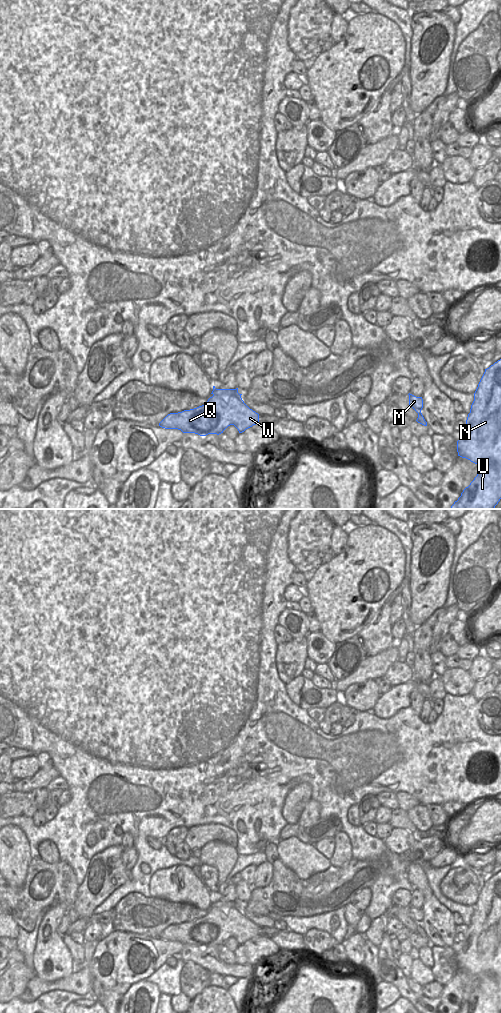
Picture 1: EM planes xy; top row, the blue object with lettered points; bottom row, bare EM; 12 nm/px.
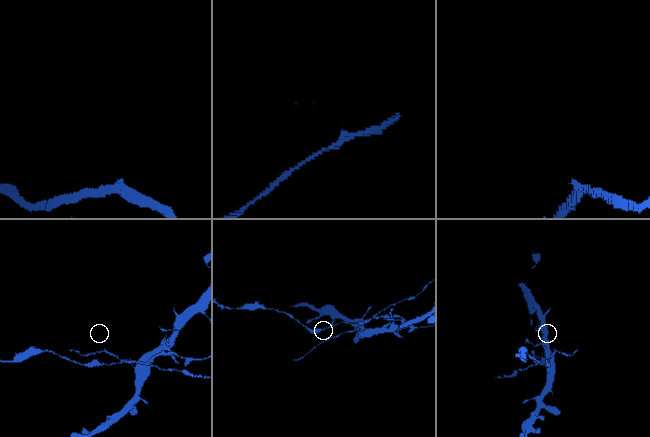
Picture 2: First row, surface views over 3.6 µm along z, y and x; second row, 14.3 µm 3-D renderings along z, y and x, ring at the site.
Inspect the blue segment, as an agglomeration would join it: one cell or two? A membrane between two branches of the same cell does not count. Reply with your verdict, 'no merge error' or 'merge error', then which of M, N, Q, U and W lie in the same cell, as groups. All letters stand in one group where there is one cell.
merge error; M / N Q U W

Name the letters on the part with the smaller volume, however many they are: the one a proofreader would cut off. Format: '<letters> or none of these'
M

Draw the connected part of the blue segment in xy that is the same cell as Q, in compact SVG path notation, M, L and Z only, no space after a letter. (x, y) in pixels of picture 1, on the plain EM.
M213 898L211 906L213 908L204 917L178 925L170 925L159 935L159 938L165 941L178 941L183 945L206 948L208 946L219 947L230 937L234 937L239 945L242 945L253 937L259 936L259 926L244 915L241 910L242 906L238 905L238 900L216 901Z

